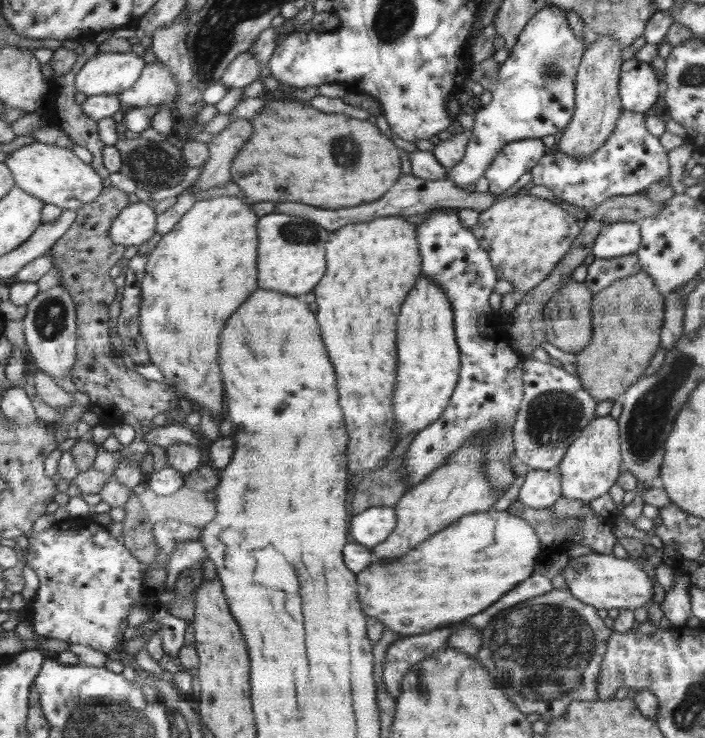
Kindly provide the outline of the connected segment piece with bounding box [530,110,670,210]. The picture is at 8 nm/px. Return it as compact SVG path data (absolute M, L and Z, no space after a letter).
M624 110L613 135L595 155L581 160L554 150L530 169L530 176L536 186L546 186L565 204L592 210L612 196L634 195L660 182L668 185L667 152L659 138L647 129L644 113Z

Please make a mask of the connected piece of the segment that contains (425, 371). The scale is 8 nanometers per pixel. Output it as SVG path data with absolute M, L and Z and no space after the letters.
M420 276L407 302L404 312L400 312L399 380L393 398L396 443L440 418L458 384L460 371L454 312L446 292L430 277Z

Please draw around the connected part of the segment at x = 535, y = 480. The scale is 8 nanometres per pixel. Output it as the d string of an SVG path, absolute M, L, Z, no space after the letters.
M558 468L529 470L518 492L517 500L528 508L552 507L562 498L562 473Z

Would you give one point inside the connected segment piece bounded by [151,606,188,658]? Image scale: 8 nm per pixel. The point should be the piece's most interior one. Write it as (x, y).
(172, 632)

